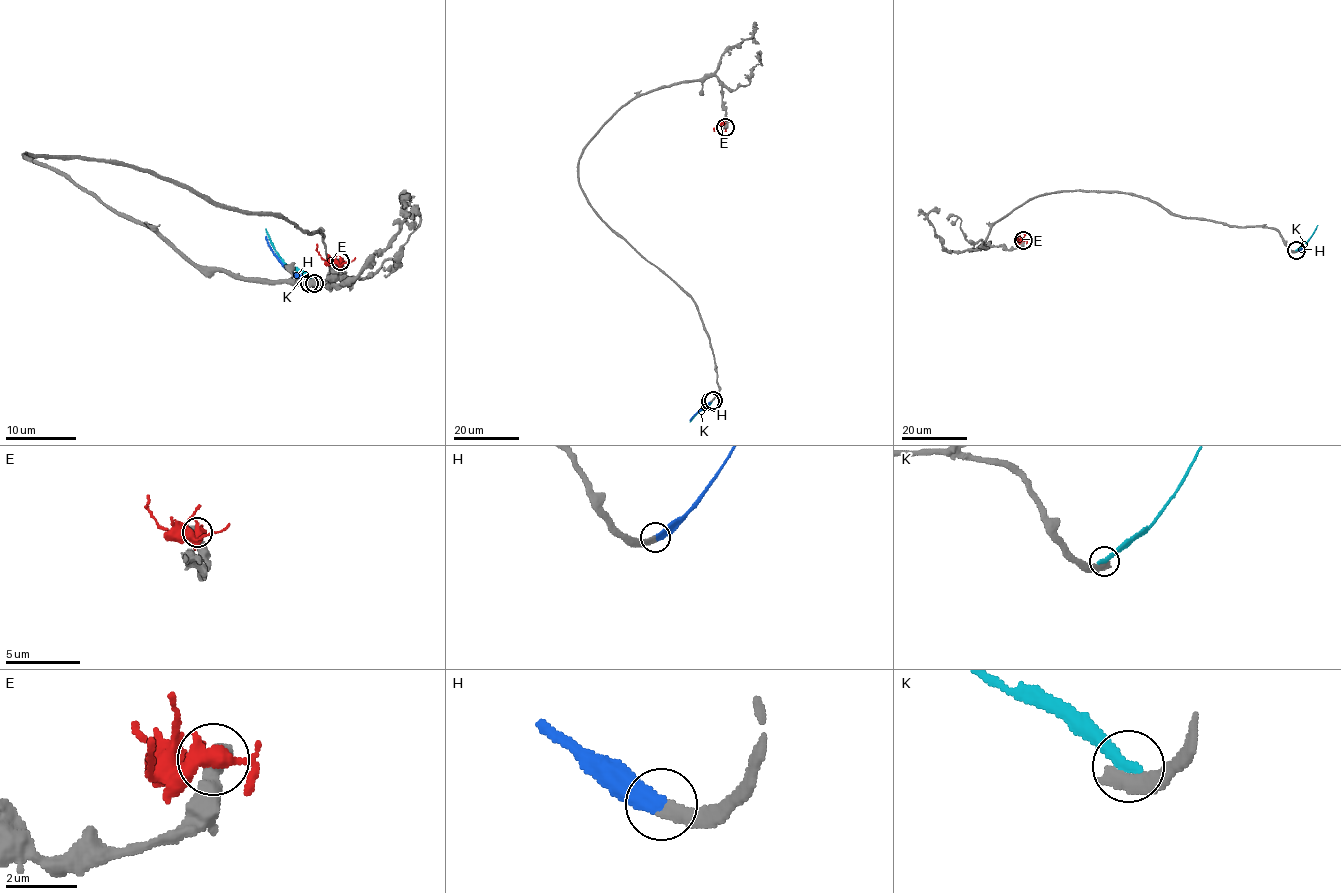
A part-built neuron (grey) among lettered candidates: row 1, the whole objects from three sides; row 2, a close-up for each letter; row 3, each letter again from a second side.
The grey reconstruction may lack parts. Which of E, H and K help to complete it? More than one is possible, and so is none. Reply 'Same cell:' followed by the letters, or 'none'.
Same cell: H

